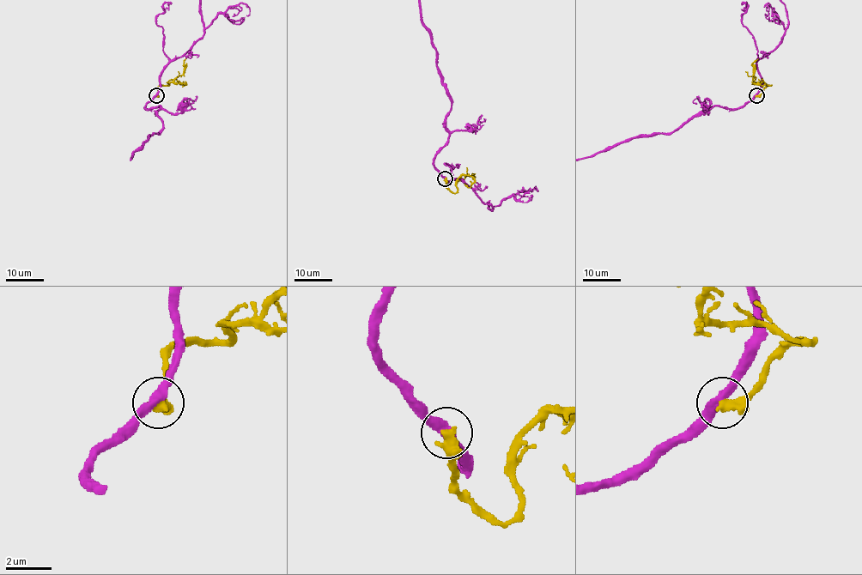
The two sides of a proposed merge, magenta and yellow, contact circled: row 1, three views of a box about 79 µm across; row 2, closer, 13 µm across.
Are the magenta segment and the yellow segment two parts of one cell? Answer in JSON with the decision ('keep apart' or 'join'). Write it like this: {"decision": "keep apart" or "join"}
{"decision": "keep apart"}

